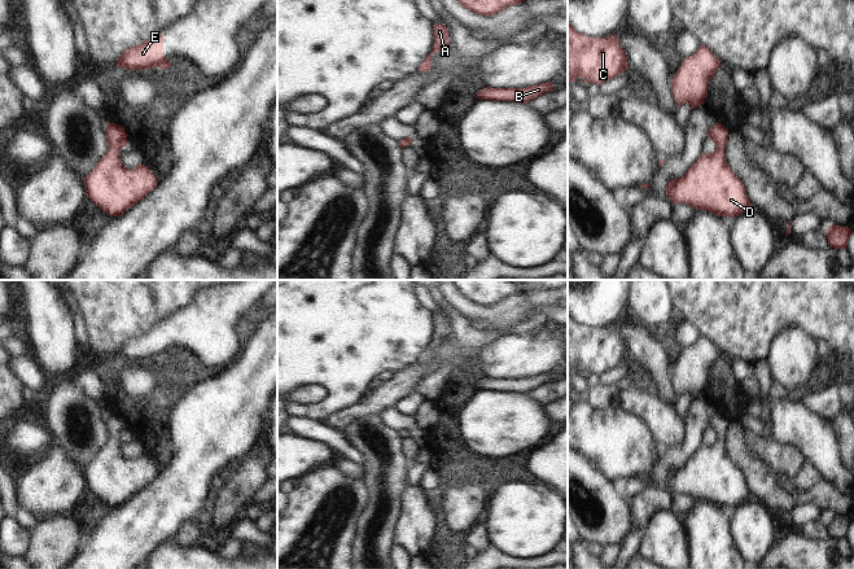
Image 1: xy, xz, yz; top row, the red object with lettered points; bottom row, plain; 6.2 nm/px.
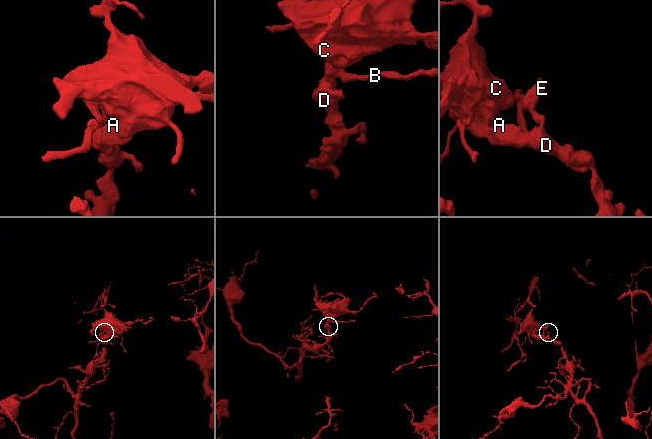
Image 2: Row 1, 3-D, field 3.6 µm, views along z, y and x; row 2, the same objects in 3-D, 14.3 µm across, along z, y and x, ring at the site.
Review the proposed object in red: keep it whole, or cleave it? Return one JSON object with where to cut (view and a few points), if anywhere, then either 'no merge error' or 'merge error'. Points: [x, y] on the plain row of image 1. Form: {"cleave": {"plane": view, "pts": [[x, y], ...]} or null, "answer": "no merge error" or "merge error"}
{"cleave": null, "answer": "no merge error"}

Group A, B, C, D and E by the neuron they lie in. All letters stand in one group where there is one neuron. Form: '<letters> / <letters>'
A B C D E

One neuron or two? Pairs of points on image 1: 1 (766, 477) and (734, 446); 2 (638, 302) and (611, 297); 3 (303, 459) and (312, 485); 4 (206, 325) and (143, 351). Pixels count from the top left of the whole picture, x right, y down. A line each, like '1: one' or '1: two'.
1: one
2: two
3: two
4: one

